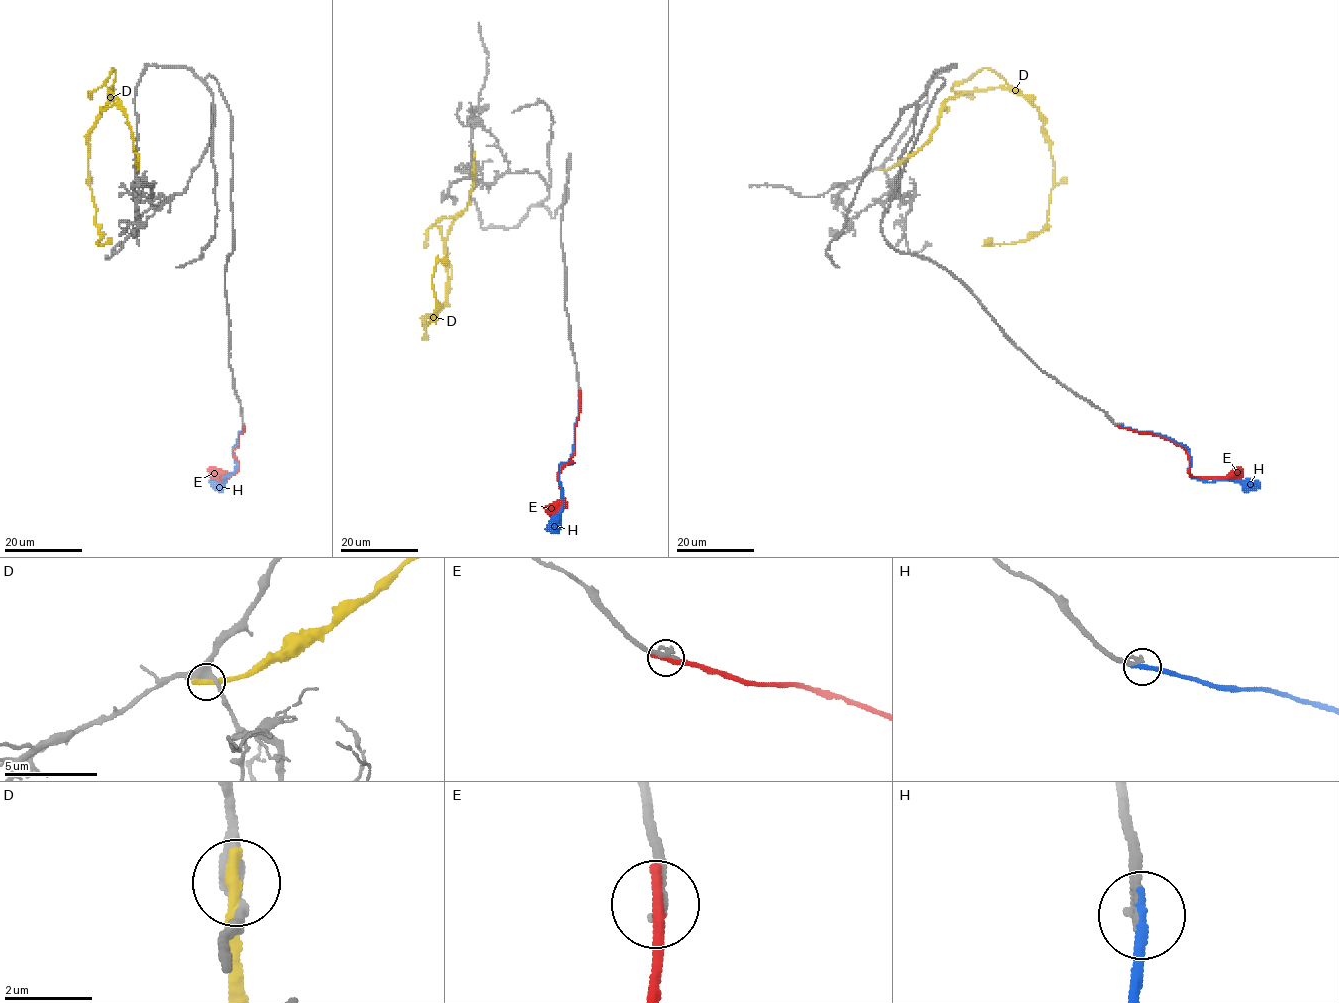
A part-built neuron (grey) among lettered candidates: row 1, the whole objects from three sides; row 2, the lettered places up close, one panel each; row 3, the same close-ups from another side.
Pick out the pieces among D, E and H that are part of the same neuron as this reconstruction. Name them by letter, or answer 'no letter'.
H

